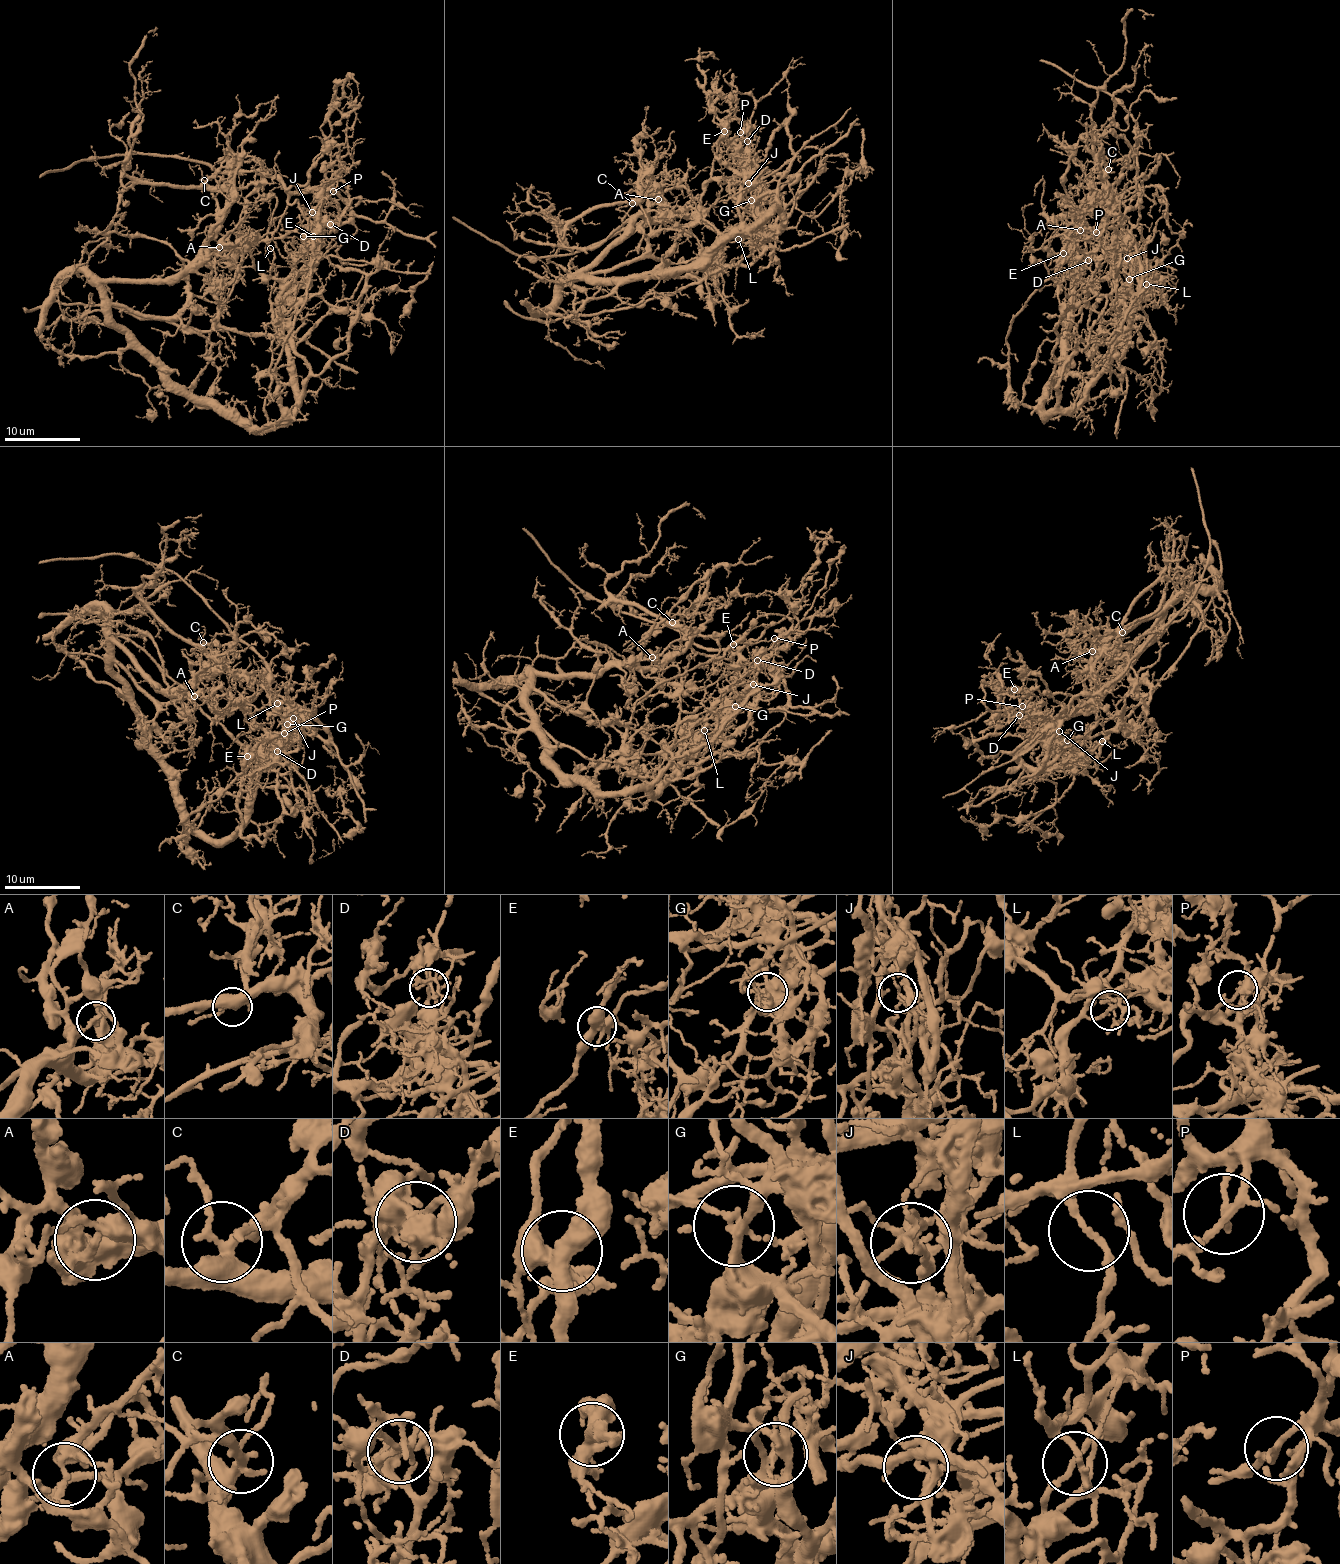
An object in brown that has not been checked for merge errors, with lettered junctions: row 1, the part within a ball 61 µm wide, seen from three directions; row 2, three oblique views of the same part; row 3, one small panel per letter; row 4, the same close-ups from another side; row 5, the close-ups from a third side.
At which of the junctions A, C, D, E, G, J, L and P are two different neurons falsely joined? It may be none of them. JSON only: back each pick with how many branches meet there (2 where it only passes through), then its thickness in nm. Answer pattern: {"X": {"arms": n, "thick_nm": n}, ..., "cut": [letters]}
{"A": {"arms": 4, "thick_nm": 170}, "D": {"arms": 5, "thick_nm": 150}, "E": {"arms": 4, "thick_nm": 440}, "G": {"arms": 4, "thick_nm": 190}, "J": {"arms": 2, "thick_nm": 130}, "L": {"arms": 3, "thick_nm": 120}, "cut": ["A", "D", "E", "G", "J", "L"]}

